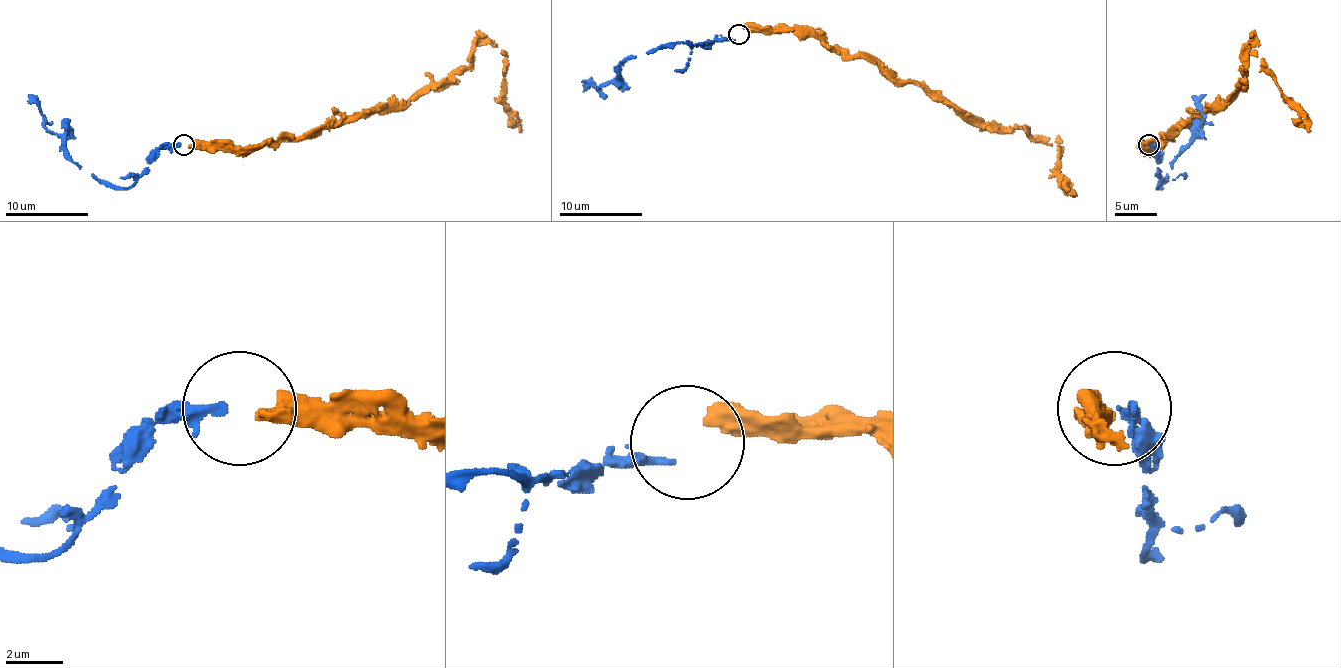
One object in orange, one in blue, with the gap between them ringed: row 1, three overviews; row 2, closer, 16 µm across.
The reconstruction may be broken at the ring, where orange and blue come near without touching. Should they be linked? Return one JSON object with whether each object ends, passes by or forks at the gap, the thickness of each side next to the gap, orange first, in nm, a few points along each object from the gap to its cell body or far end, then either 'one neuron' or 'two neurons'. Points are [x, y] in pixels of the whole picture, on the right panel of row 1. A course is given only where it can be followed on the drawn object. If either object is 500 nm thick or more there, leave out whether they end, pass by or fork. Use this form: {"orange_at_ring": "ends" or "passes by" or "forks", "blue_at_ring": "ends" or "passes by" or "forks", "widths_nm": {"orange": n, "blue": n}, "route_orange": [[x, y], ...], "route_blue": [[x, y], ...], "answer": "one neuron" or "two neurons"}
{"widths_nm": {"orange": 500, "blue": 280}, "route_orange": [[1143, 146], [1170, 138], [1197, 113], [1220, 108], [1241, 86], [1243, 67], [1255, 44], [1257, 56], [1309, 131]], "route_blue": [[1153, 144], [1157, 188], [1170, 165], [1203, 125], [1199, 102], [1205, 94]], "answer": "two neurons"}

